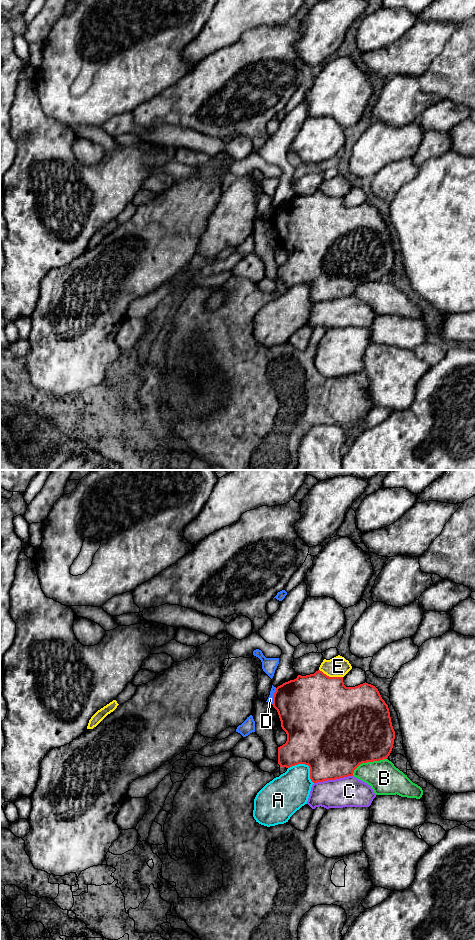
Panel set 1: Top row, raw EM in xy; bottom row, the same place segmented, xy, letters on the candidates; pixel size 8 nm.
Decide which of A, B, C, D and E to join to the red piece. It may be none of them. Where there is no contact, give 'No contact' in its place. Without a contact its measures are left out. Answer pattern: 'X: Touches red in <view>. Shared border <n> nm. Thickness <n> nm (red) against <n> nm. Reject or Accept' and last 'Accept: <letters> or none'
A: Touches red in xy. Shared border 240 nm. Thickness 500 nm (red) against 300 nm. Reject
B: Touches red in xy. Shared border 320 nm. Thickness 500 nm (red) against 260 nm. Reject
C: Touches red in xy. Shared border 320 nm. Thickness 480 nm (red) against 240 nm. Reject
D: Touches red in xy. Shared border 140 nm. Thickness 440 nm (red) against 50 nm. Reject
E: Touches red in xy. Shared border 200 nm. Thickness 500 nm (red) against 160 nm. Reject
Accept: none

